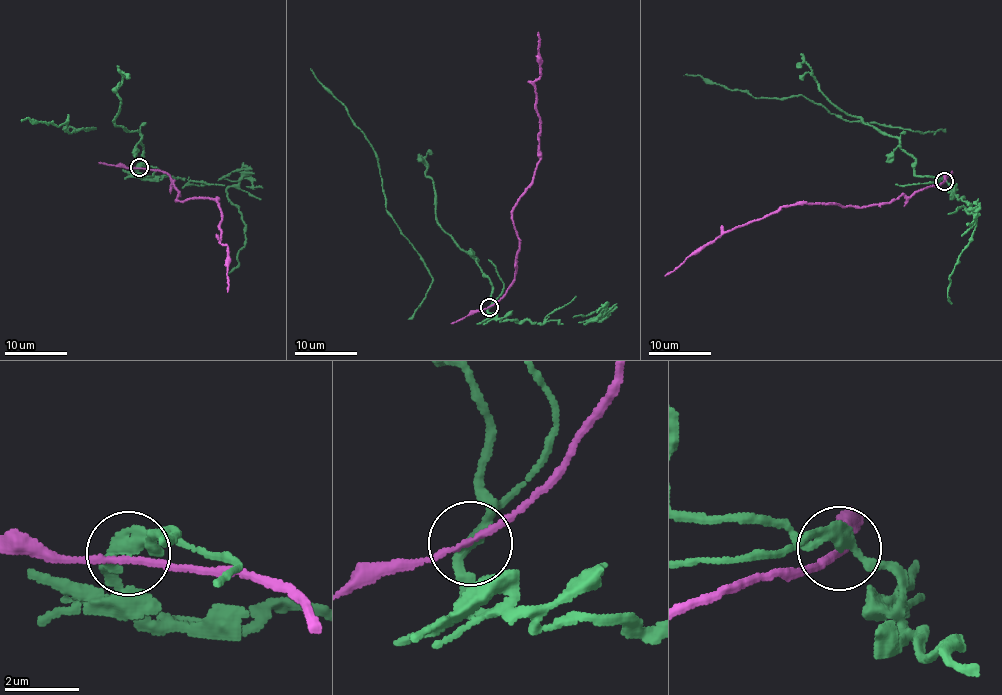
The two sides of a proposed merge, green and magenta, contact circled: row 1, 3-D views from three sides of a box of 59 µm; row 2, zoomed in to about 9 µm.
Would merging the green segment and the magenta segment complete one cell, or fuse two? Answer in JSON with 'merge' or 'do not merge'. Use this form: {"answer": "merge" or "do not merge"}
{"answer": "do not merge"}

